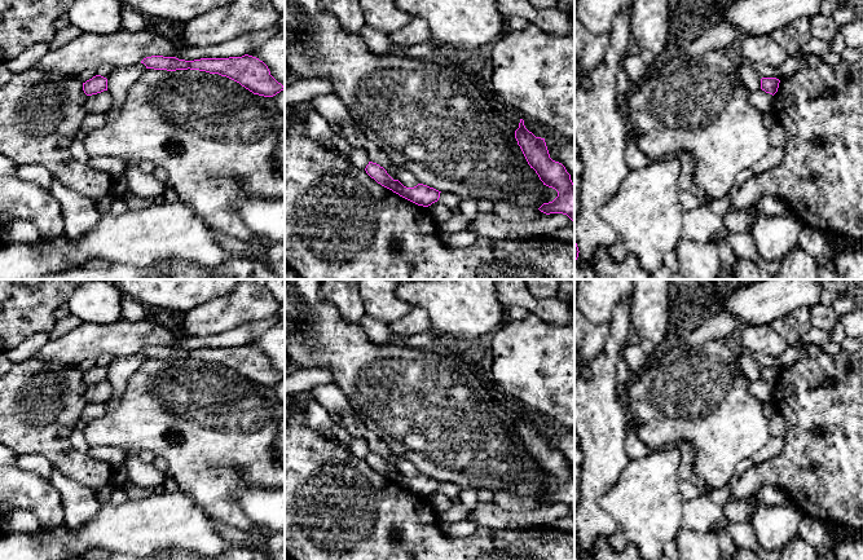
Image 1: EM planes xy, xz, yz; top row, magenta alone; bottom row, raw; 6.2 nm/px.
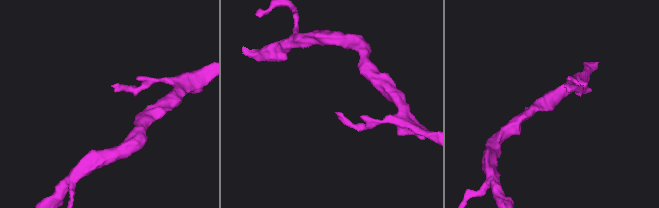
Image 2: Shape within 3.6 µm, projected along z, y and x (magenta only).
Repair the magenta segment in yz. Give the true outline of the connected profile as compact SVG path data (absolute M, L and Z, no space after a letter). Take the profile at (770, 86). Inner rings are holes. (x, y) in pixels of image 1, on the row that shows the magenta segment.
M762 78L761 89L774 96L778 92L779 83L780 80L776 78Z

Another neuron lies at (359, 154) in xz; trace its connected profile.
M345 124L339 128L343 140L351 146L351 162L360 169L365 169L369 164L369 153L357 138L355 129Z

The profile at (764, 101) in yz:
M765 91L752 92L749 94L749 103L758 109L762 114L771 113L774 110L774 96Z

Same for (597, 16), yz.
M577 0L574 17L591 34L609 34L615 16L622 10L631 10L634 0Z

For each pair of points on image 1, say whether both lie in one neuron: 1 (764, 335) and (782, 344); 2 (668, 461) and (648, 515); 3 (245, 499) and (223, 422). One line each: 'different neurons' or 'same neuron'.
1: same neuron
2: same neuron
3: different neurons

